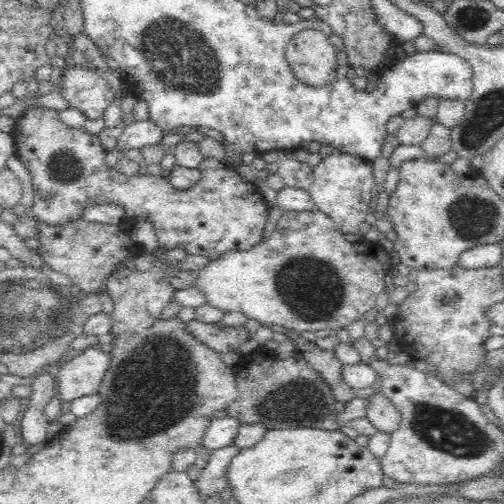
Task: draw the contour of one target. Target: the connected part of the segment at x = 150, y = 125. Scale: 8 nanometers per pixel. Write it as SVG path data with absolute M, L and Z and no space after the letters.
M150 119L134 121L123 128L117 138L116 149L141 149L148 145L159 145L164 135L163 130Z

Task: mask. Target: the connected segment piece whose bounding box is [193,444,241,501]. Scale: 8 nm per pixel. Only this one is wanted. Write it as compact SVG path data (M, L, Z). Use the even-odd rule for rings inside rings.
M233 444L212 451L206 468L193 482L203 501L217 495L222 490L228 490L228 464L232 462L232 457L240 451L241 449L236 448Z

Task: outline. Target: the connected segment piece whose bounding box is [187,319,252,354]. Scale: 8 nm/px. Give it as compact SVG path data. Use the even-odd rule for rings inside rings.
M195 319L187 324L188 333L192 334L196 341L202 342L220 354L227 351L236 352L242 342L252 338L244 326L216 326L215 324L200 323Z

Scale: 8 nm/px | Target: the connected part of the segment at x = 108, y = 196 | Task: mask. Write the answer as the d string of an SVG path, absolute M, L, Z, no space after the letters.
M43 107L28 108L18 120L11 132L15 142L15 156L24 164L32 177L34 189L34 206L31 214L38 222L47 226L66 226L82 218L82 212L88 208L88 202L94 198L116 204L124 210L128 219L148 220L152 222L157 235L157 245L164 250L184 248L188 255L204 256L209 259L230 254L234 250L248 251L261 244L268 236L265 225L269 207L259 189L246 183L238 171L228 167L215 158L204 157L199 171L202 178L196 186L188 190L175 190L169 180L160 176L126 177L119 174L116 168L108 168L104 163L106 149L100 144L98 136L84 132L82 129L70 128L59 117L54 109Z

